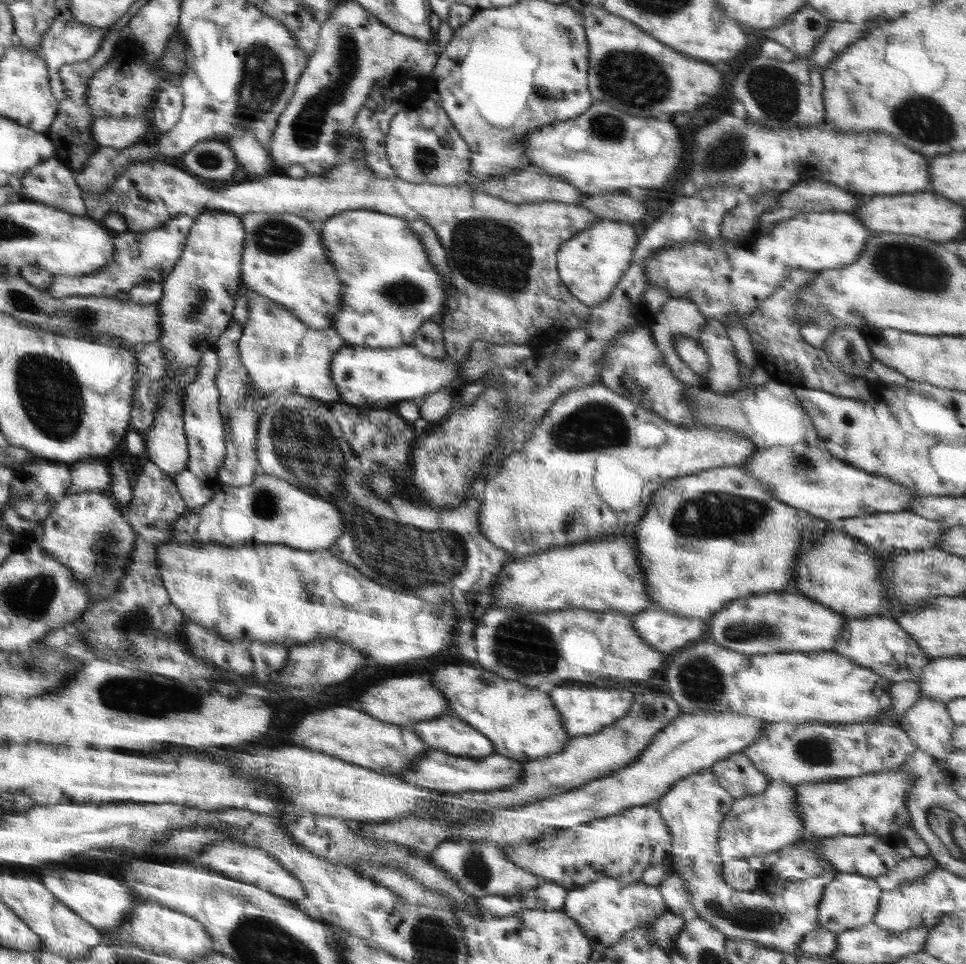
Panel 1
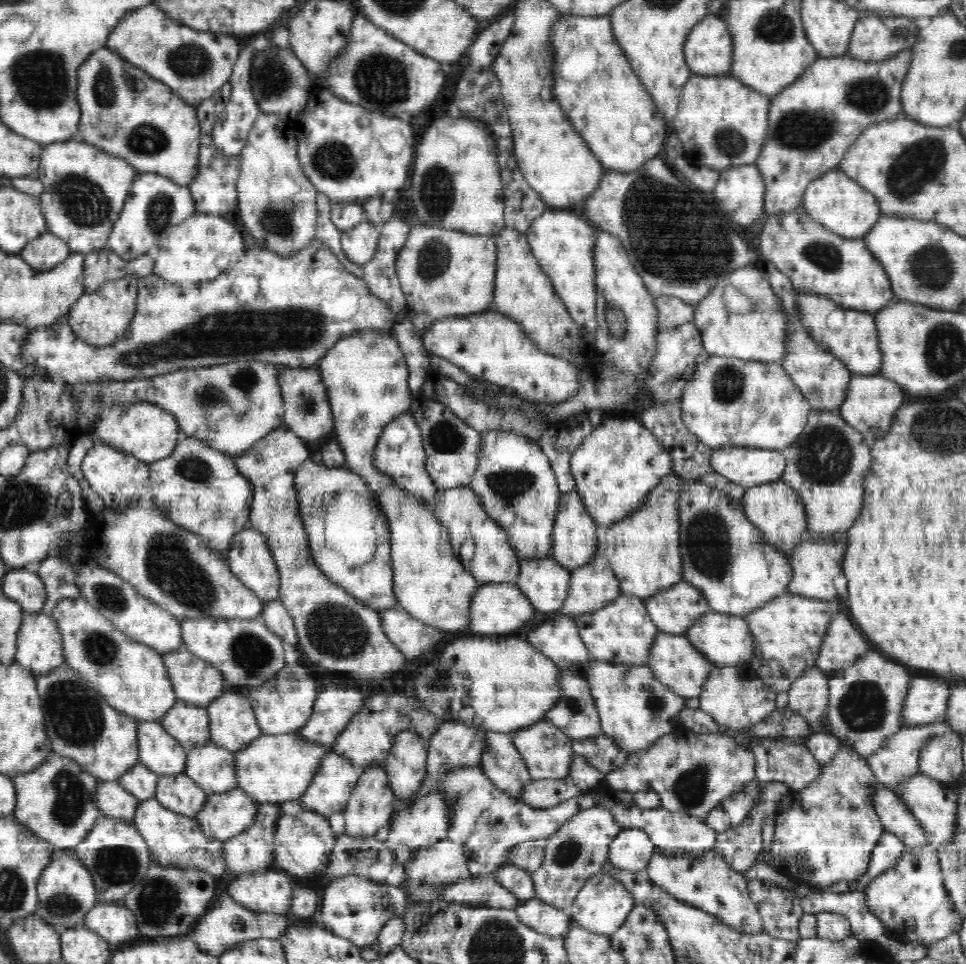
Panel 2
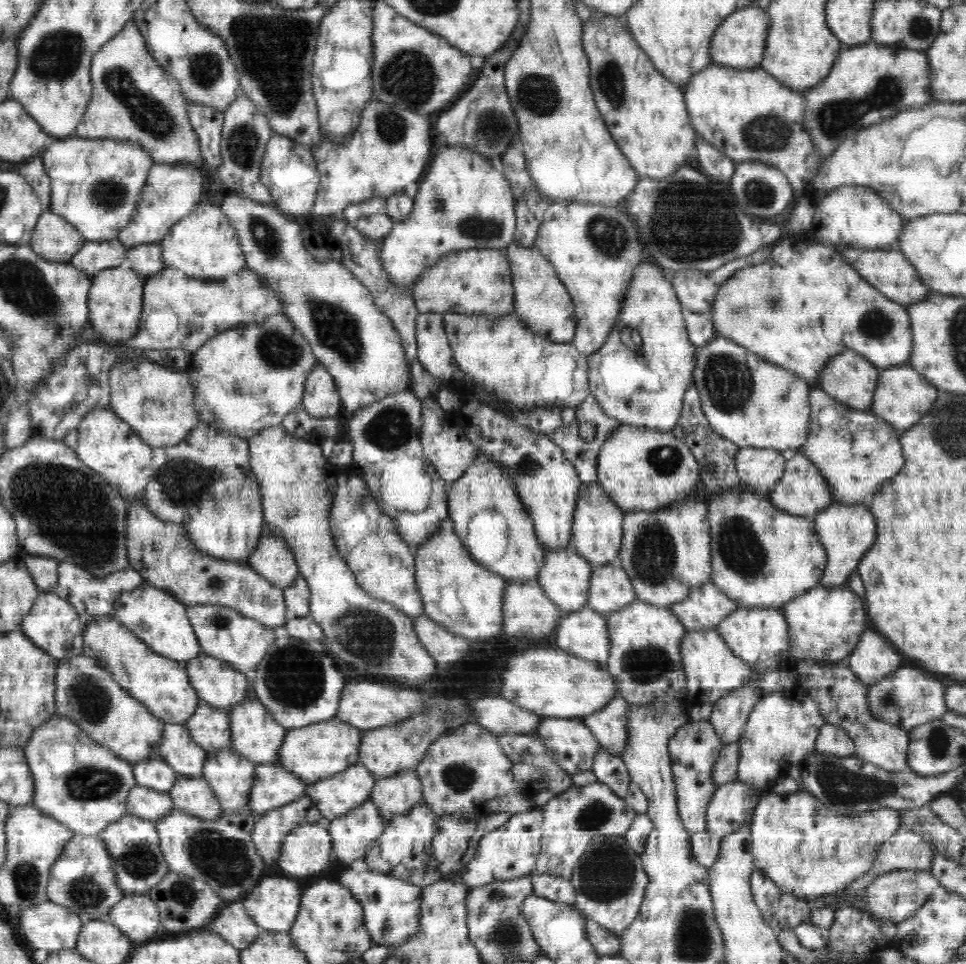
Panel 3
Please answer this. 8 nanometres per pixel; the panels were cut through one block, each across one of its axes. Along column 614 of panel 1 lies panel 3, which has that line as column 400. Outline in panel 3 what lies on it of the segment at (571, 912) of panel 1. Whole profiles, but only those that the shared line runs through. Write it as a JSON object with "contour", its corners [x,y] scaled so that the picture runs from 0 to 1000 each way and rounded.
{"contour":[[[381,901],[375,905],[358,902],[349,913],[359,921],[377,944],[377,960],[383,968],[386,979],[403,981],[419,978],[424,970],[435,963],[435,939],[438,920],[424,917],[420,913],[410,911]]]}

